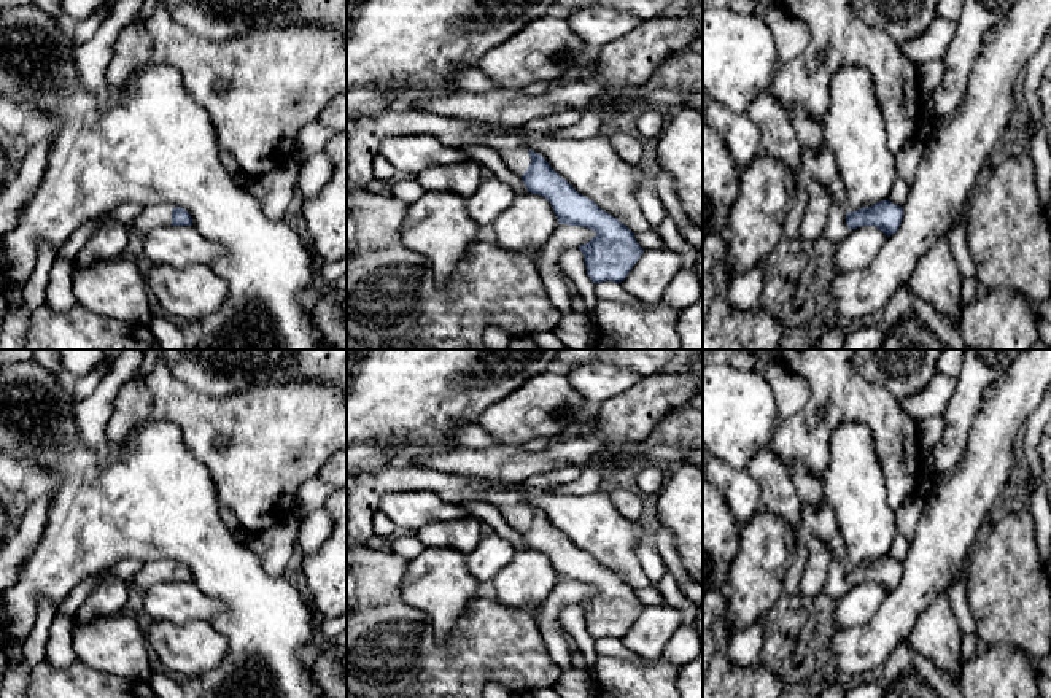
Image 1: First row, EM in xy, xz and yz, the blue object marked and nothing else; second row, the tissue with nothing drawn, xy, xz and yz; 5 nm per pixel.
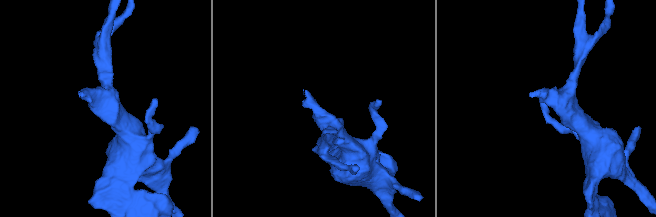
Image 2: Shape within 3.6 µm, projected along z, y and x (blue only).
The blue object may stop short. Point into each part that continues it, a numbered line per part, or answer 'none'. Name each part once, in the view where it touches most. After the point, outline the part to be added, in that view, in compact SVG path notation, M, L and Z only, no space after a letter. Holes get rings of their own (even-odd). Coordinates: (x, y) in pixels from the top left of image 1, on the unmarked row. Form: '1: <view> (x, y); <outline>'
1: xz (506, 498); M493 480L485 482L485 502L494 506L504 522L518 534L523 533L531 520L529 506L525 498L528 491L515 488L510 483L501 483Z

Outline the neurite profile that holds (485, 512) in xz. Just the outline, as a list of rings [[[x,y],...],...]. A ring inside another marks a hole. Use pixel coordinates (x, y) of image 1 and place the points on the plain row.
[[[472,501],[472,502],[461,502],[458,504],[471,512],[475,518],[479,518],[482,523],[488,525],[496,534],[504,537],[512,544],[515,552],[528,550],[528,545],[522,534],[514,531],[502,518],[501,512],[485,502],[485,501]]]

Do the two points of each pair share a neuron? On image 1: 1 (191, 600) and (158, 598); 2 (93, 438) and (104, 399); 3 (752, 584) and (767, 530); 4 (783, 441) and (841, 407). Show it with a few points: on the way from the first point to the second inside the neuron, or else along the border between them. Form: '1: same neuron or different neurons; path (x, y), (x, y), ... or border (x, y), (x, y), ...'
1: same neuron; path (183, 600), (166, 600)
2: same neuron; path (93, 428), (96, 409)
3: same neuron; path (759, 571), (762, 546), (765, 542)
4: same neuron; path (797, 441), (810, 441), (829, 422)

